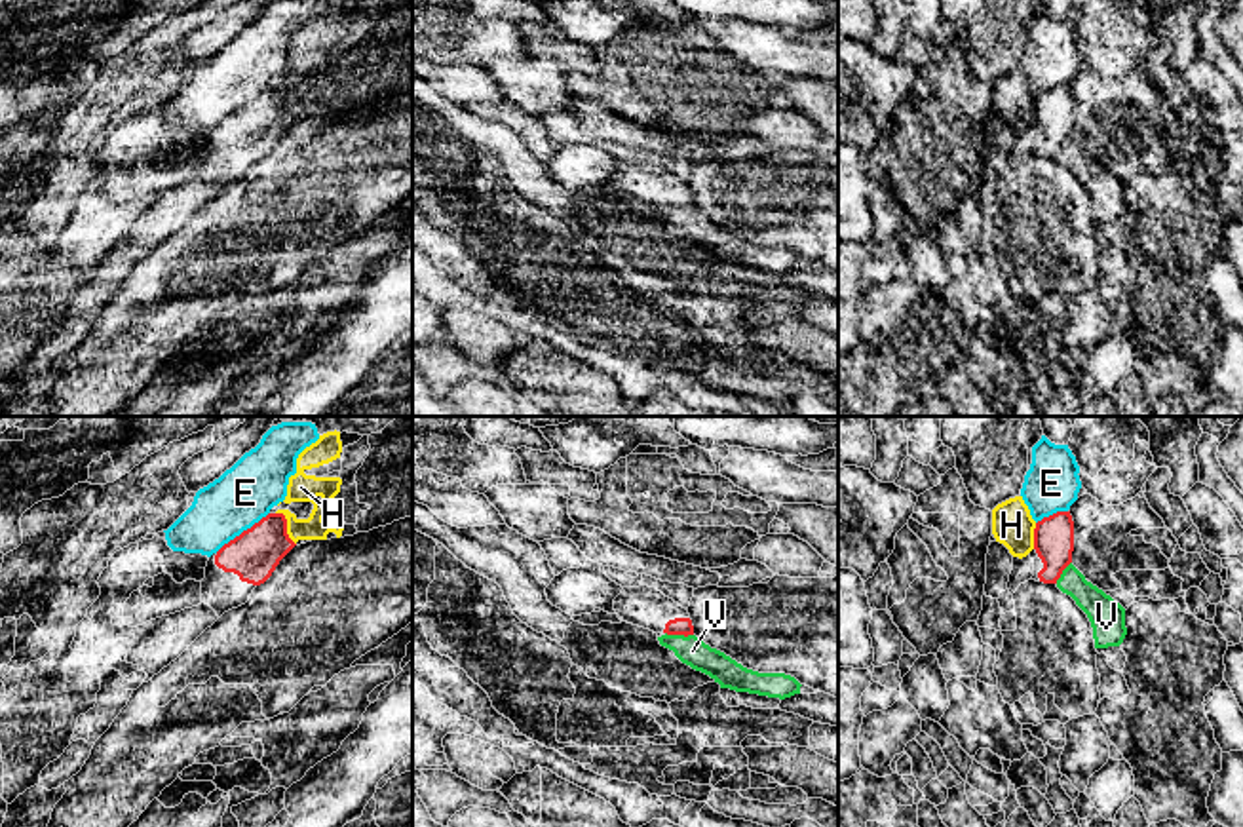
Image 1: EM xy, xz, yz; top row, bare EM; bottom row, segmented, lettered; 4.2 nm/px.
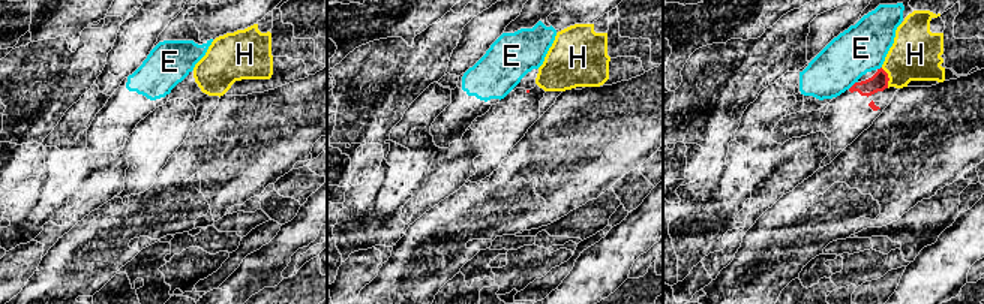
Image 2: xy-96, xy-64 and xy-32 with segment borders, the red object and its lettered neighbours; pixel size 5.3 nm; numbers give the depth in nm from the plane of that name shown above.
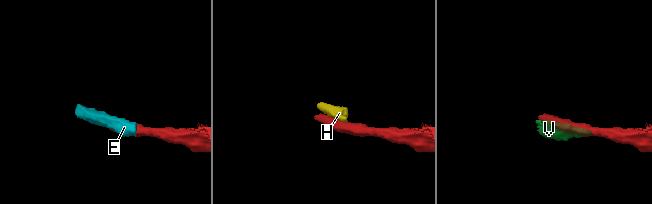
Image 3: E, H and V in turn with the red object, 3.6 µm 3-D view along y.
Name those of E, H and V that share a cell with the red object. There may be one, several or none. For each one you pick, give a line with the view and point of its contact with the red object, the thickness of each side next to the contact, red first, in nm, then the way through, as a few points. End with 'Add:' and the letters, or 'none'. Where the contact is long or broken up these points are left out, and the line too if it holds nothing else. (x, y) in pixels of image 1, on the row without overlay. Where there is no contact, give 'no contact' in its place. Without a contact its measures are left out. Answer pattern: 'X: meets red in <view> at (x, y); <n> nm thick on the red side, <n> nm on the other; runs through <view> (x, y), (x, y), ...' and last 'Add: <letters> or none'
Add: none

